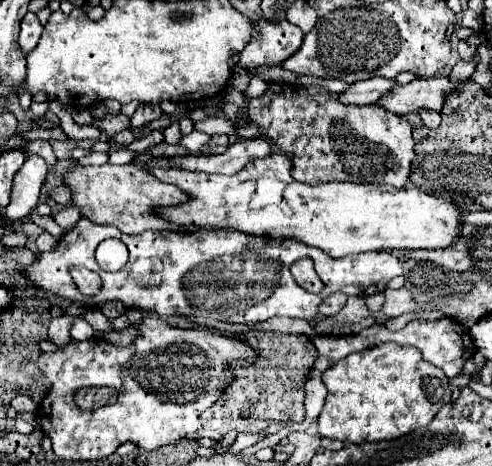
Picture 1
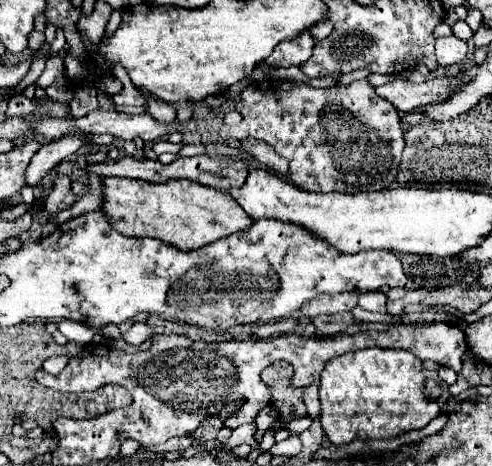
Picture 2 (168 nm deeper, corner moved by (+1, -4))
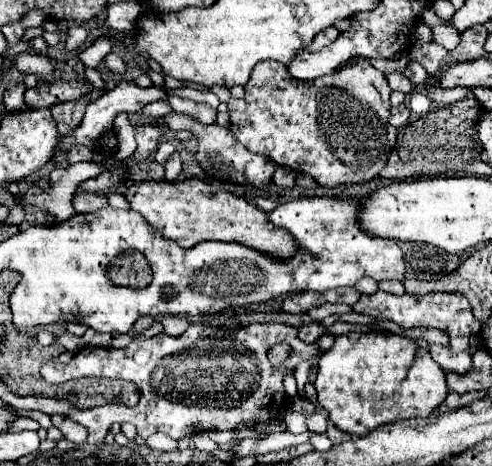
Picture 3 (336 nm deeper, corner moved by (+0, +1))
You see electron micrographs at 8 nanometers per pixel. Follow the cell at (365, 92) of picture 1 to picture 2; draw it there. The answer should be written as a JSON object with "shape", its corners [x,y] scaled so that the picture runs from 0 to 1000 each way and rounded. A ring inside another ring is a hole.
{"shape":[[[892,163],[856,180],[839,180],[831,172],[799,172],[762,189],[762,197],[778,215],[795,219],[811,240],[835,240],[864,223],[909,215],[909,206],[937,185],[941,176],[921,163]]]}

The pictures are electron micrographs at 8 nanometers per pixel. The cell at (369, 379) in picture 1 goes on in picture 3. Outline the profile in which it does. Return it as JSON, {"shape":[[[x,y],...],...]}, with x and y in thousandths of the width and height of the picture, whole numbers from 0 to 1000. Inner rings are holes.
{"shape":[[[711,710],[687,719],[646,779],[638,830],[646,839],[646,865],[671,903],[691,925],[728,938],[809,899],[870,895],[911,848],[907,805],[874,766],[874,753],[833,723],[789,710]]]}

